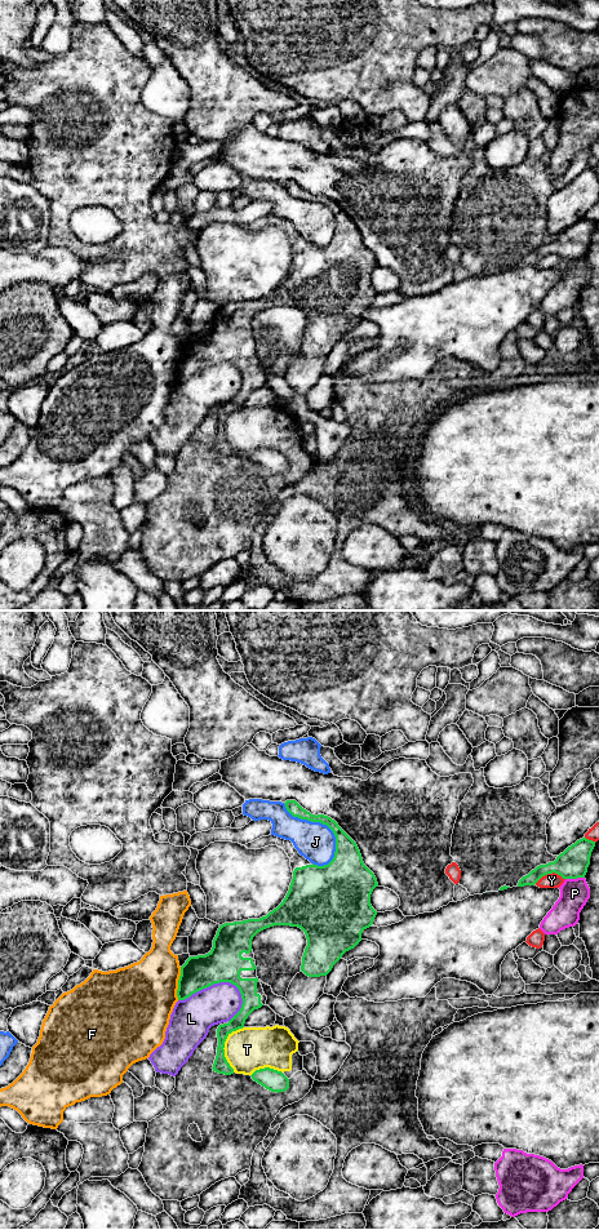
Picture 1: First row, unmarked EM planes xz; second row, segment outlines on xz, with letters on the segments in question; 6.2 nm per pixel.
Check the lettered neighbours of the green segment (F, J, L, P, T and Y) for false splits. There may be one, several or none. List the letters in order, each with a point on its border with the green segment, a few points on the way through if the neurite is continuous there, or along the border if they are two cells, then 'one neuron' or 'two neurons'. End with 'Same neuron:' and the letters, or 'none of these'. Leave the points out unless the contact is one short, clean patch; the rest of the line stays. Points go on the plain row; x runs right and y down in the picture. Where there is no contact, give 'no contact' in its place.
F: contact xz (178, 364); two neurons
J: contact xz (323, 204); two neurons
L: contact xz (216, 363); two neurons
P: contact xz (575, 258); border xz (584, 257), (566, 260); two neurons
T: contact xz (223, 427); two neurons
Y: contact xz (549, 253); two neurons
Same neuron: none of these

